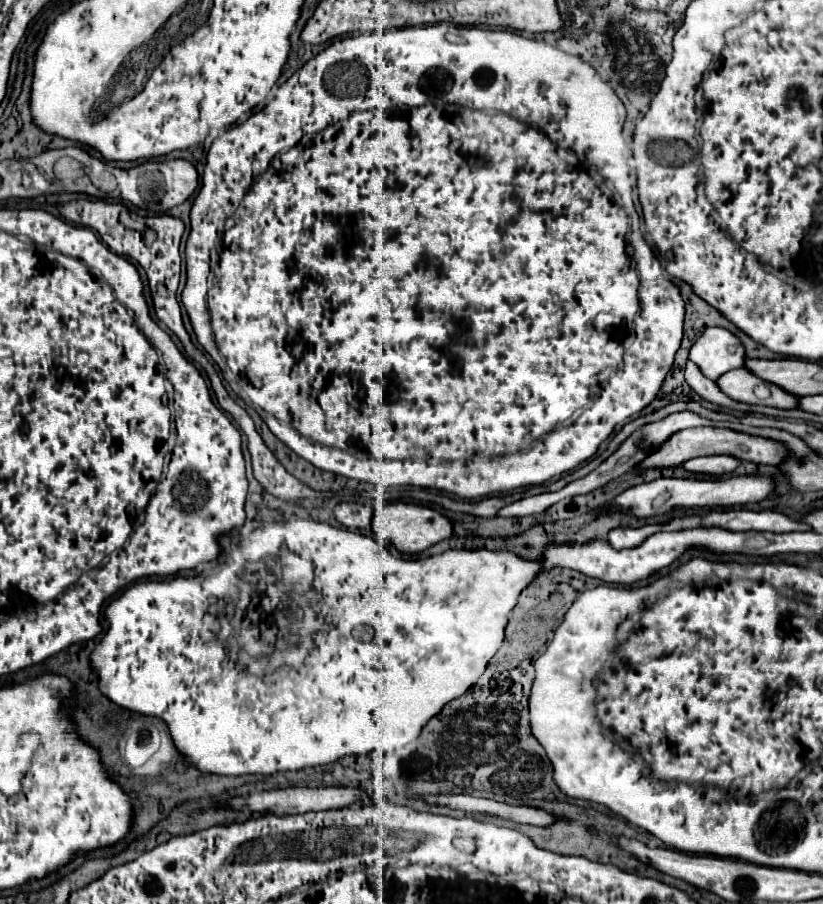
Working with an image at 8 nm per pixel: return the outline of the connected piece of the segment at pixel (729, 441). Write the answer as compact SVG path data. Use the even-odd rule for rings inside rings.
M690 428L690 430L682 430L678 434L672 434L666 442L662 442L662 446L658 450L654 450L654 454L648 454L648 458L644 458L644 462L640 462L640 466L636 466L636 468L640 468L640 470L676 468L690 458L716 456L716 454L730 454L742 462L770 464L770 466L778 466L786 458L784 446L774 440L756 438L756 436L748 436L748 434L740 434L740 432L724 430L724 428Z

